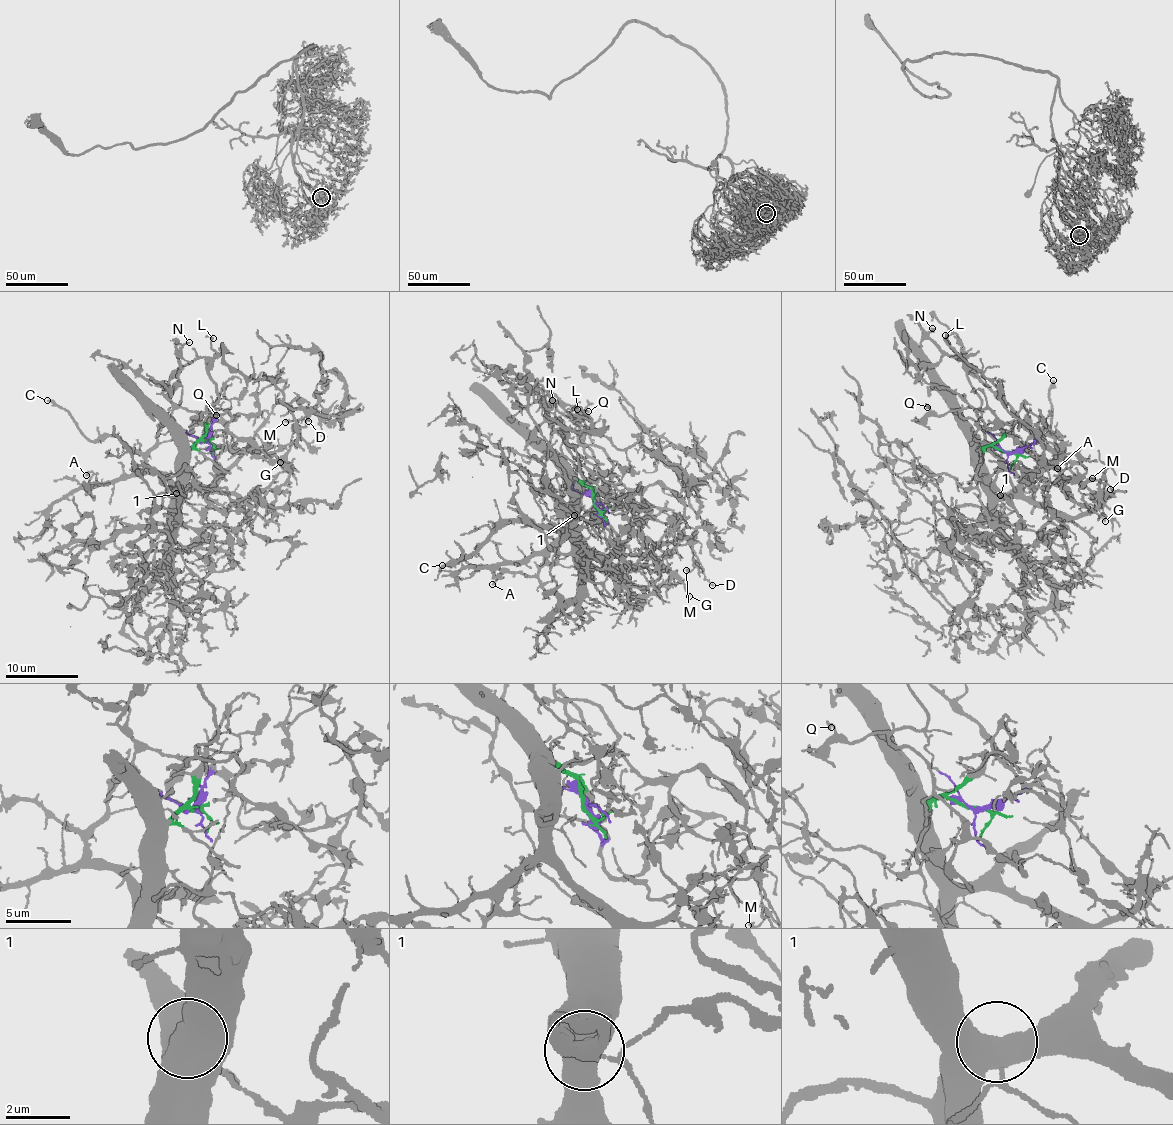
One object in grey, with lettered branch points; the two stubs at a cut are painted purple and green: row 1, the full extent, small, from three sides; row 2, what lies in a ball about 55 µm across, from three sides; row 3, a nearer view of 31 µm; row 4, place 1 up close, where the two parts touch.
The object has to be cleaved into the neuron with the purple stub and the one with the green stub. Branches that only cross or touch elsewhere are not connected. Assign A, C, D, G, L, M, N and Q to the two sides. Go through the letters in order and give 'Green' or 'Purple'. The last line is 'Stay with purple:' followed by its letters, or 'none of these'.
A: Green
C: Green
D: Purple
G: Purple
L: Purple
M: Purple
N: Purple
Q: Purple
Stay with purple: D, G, L, M, N, Q

